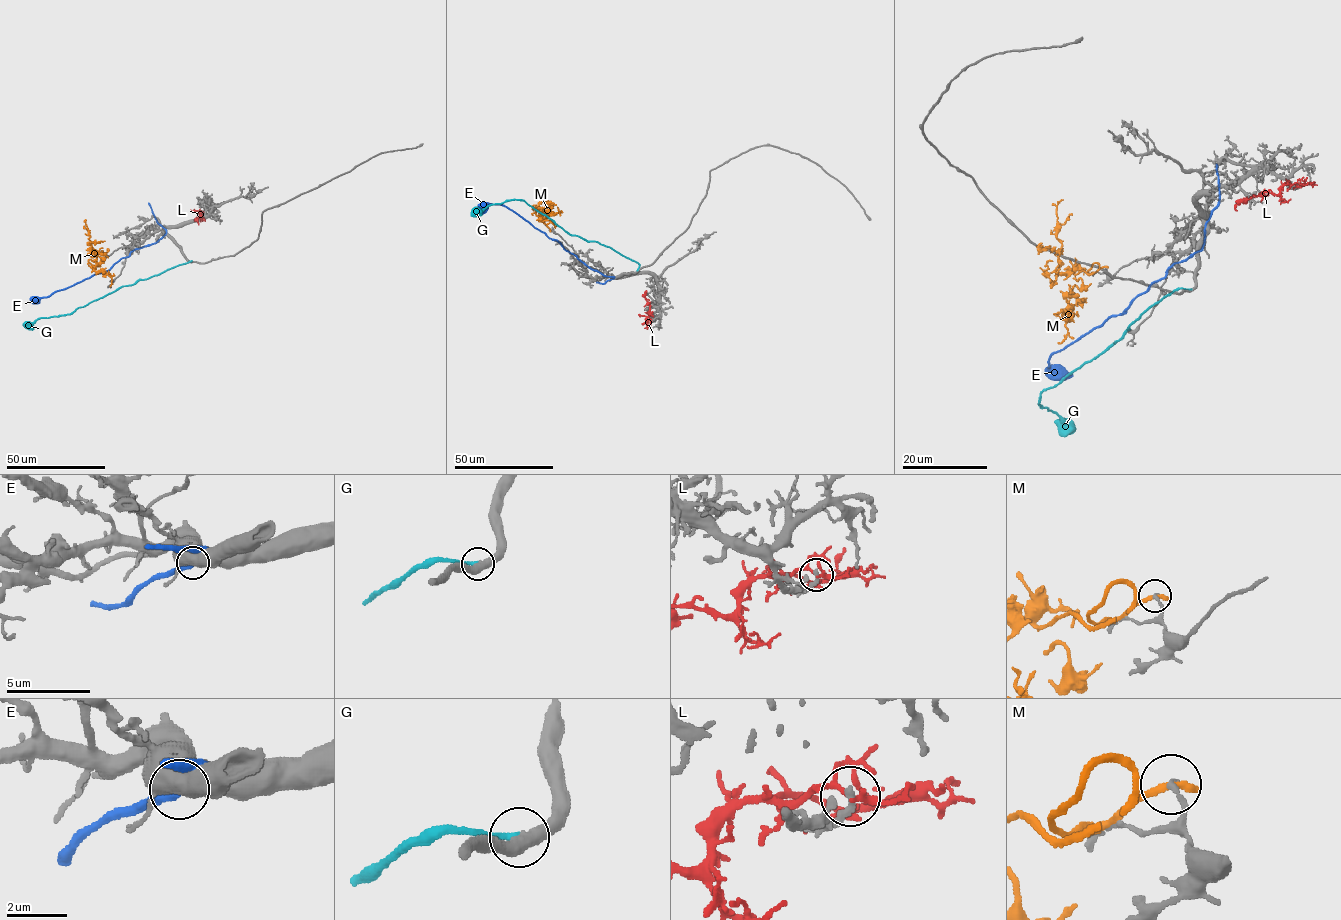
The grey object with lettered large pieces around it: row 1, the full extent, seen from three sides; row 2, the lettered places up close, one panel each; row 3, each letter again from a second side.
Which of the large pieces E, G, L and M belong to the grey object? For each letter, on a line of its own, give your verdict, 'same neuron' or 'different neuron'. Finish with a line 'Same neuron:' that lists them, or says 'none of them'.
E: different neuron
G: same neuron
L: different neuron
M: different neuron
Same neuron: G

